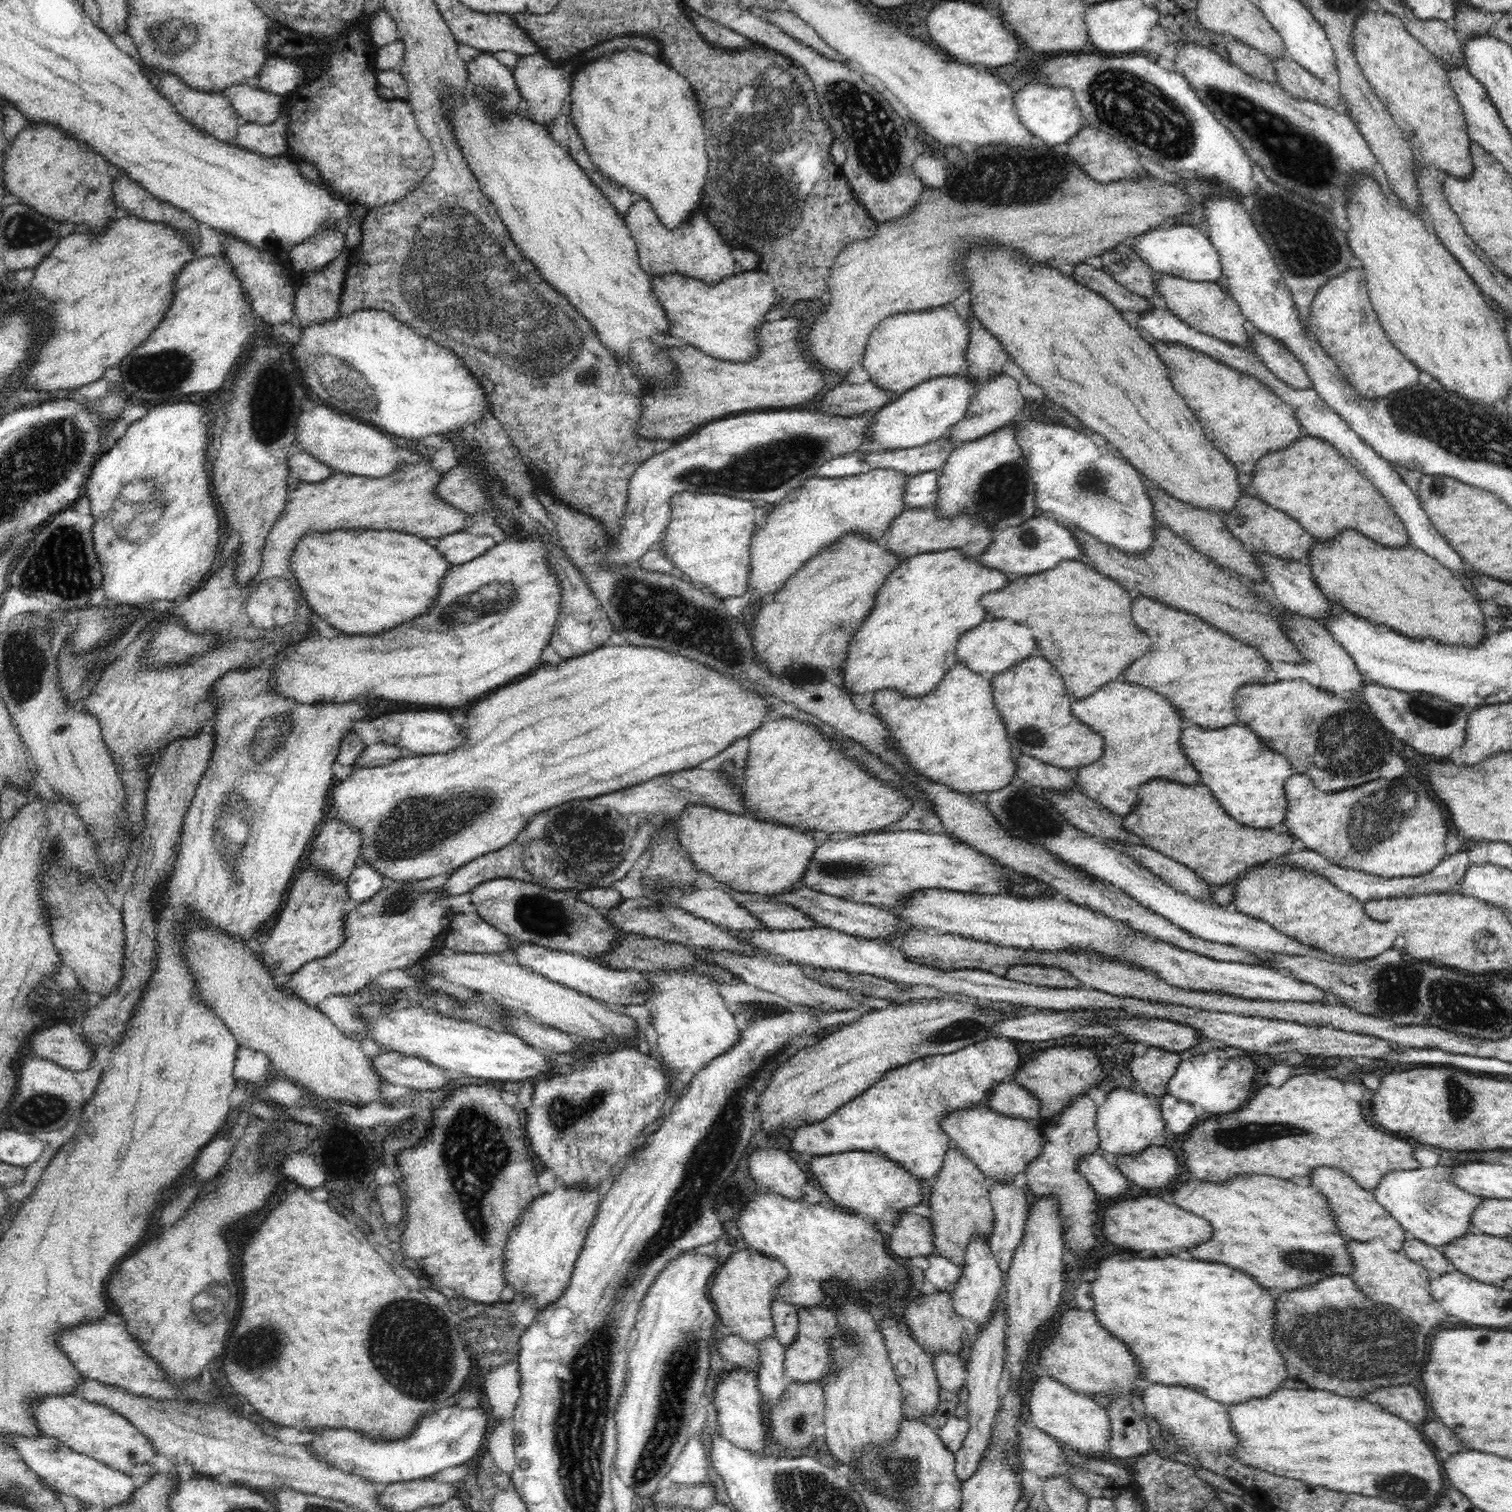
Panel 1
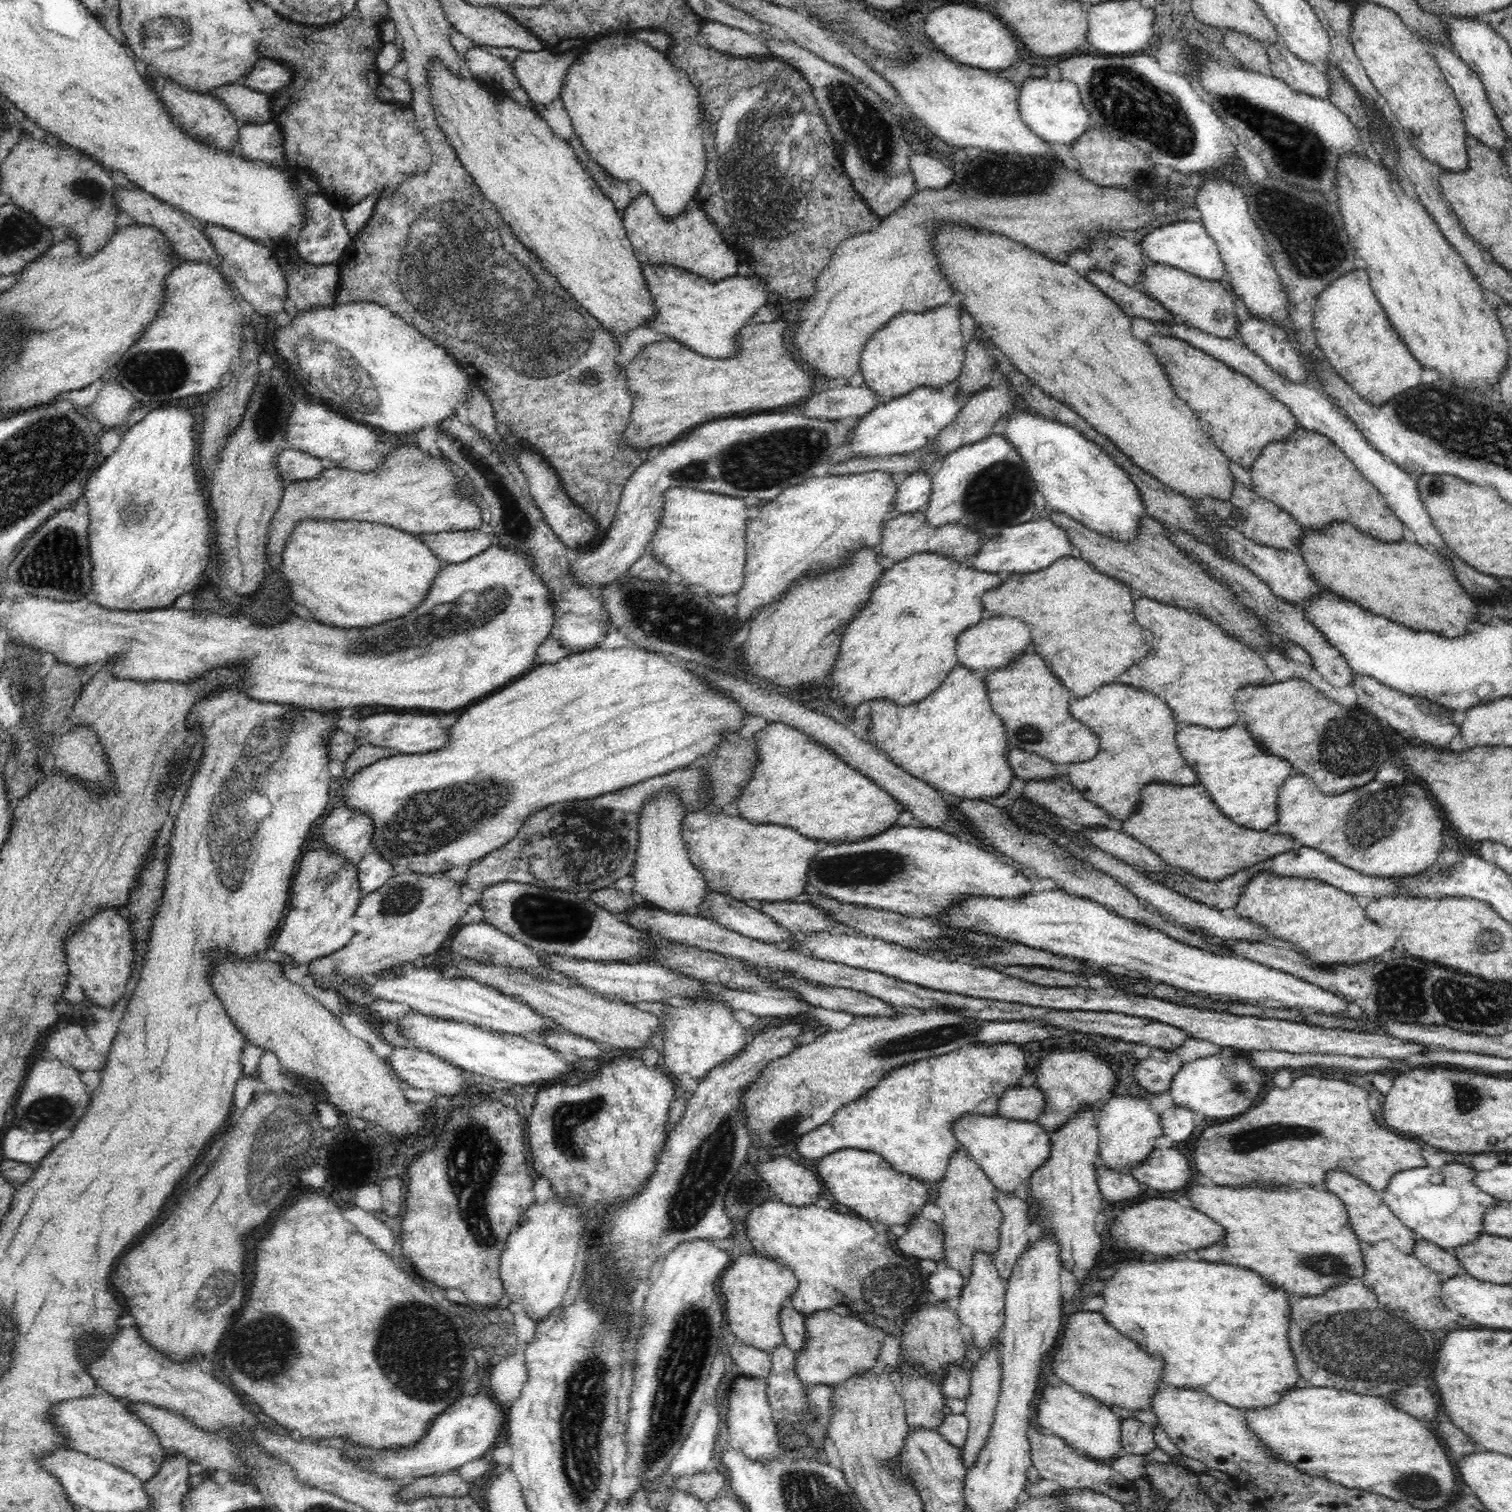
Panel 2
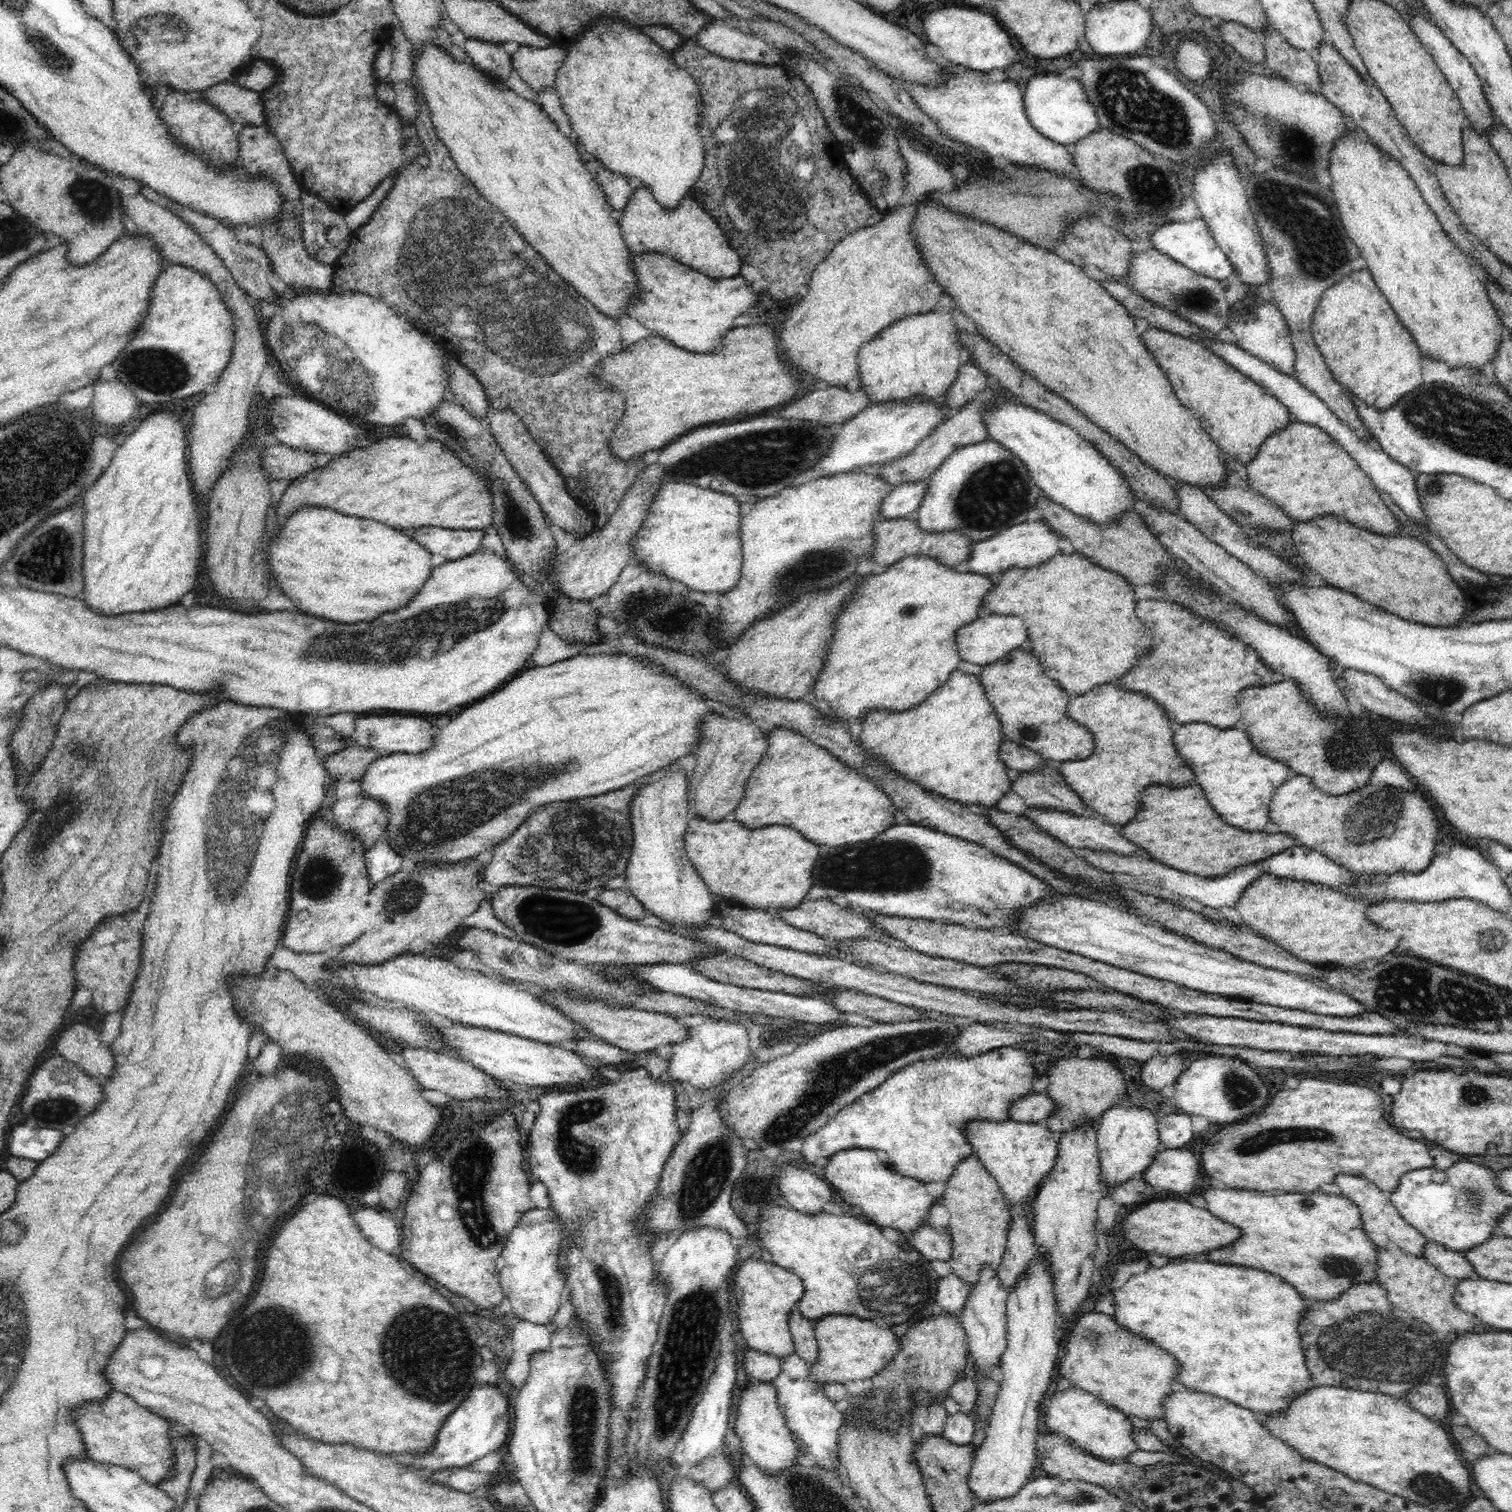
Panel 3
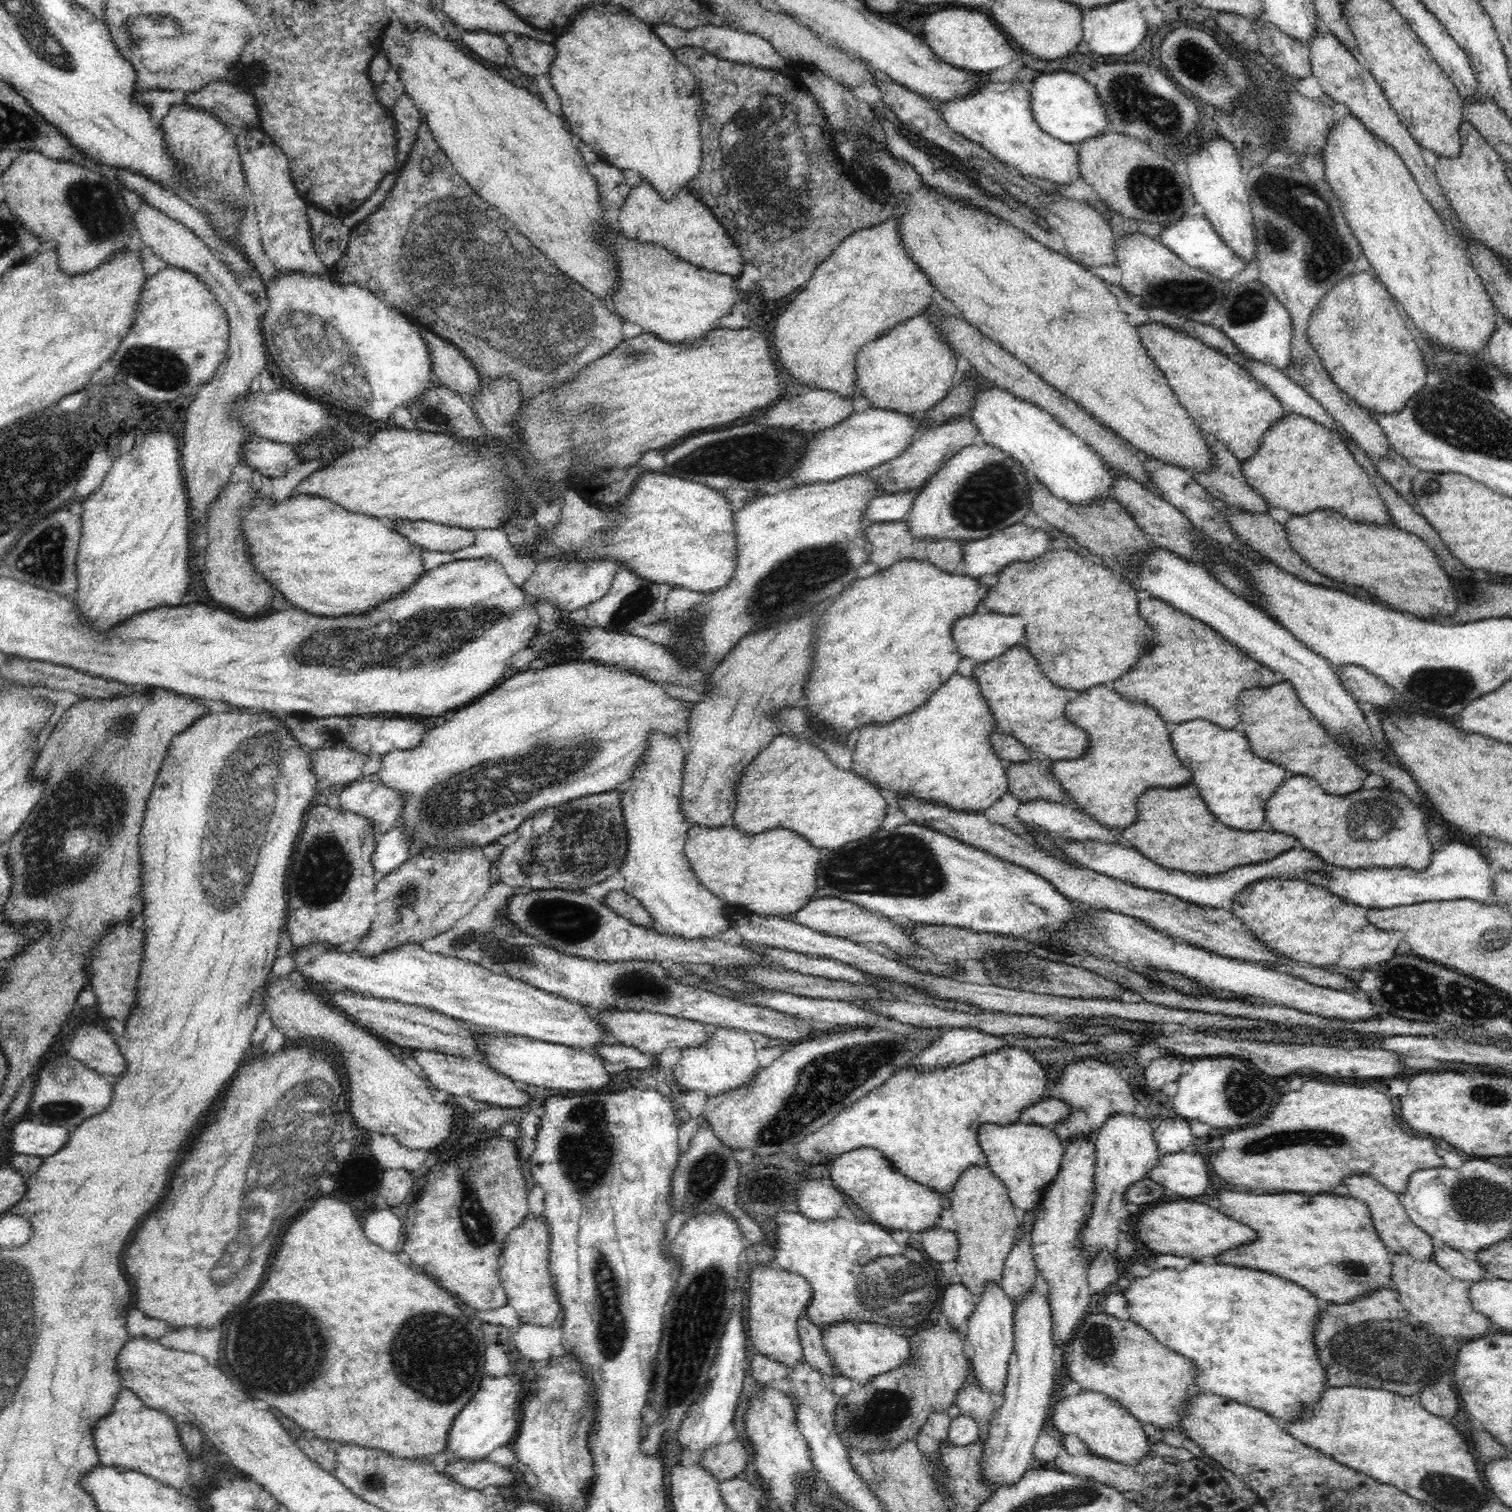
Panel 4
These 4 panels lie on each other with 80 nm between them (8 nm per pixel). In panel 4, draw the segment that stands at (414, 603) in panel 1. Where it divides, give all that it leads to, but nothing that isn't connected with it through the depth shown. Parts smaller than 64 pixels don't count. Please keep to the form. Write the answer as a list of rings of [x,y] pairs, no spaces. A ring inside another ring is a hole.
[[[306,492],[294,493],[294,498],[288,498],[282,504],[272,502],[274,500],[260,500],[255,504],[254,498],[252,508],[242,508],[237,514],[249,562],[255,572],[262,578],[268,578],[274,588],[278,588],[291,607],[320,617],[362,614],[370,610],[369,606],[373,606],[373,603],[378,604],[406,590],[425,573],[420,557],[422,548],[436,552],[456,552],[476,540],[473,530],[444,526],[429,520],[386,522],[382,518],[344,510],[331,499]]]

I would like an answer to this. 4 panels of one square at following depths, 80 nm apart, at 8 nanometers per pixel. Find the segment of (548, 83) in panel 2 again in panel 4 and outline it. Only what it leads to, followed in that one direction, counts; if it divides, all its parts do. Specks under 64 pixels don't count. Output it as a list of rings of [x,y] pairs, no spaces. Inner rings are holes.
[[[516,36],[516,41],[509,47],[509,54],[512,66],[518,68],[522,74],[526,74],[530,78],[534,76],[544,76],[549,74],[550,66],[556,58],[556,47],[549,42],[534,40],[529,36]]]

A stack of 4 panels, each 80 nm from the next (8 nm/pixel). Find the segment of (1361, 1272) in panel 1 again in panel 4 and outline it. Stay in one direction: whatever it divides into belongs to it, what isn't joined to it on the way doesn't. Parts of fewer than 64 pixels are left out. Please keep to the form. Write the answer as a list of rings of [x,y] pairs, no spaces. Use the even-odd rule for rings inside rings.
[[[1391,1251],[1390,1253],[1392,1253],[1394,1261],[1394,1268],[1391,1274],[1391,1278],[1394,1279],[1395,1283],[1393,1288],[1400,1294],[1400,1301],[1402,1301],[1404,1307],[1411,1311],[1412,1316],[1417,1316],[1420,1322],[1426,1322],[1436,1334],[1445,1337],[1454,1337],[1462,1341],[1476,1340],[1478,1337],[1483,1337],[1485,1334],[1490,1333],[1492,1321],[1487,1315],[1478,1312],[1474,1309],[1474,1306],[1471,1306],[1469,1283],[1467,1281],[1454,1278],[1439,1263],[1433,1260],[1418,1261],[1414,1257],[1400,1254],[1396,1251]]]

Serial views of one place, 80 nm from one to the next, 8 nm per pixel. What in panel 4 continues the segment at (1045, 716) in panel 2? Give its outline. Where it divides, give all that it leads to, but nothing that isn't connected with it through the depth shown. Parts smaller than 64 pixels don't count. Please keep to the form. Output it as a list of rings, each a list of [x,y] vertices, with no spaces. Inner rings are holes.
[[[1014,646],[998,658],[978,662],[972,678],[988,705],[995,727],[1027,746],[1034,758],[1074,760],[1088,750],[1088,733],[1072,725],[1064,714],[1064,708],[1070,702],[1066,690],[1054,686],[1046,678],[1026,648]]]

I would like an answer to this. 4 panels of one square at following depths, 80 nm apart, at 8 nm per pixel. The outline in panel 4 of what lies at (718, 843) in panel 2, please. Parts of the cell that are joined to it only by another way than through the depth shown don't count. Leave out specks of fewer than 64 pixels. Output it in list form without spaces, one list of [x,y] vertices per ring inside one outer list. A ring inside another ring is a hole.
[[[724,825],[720,829],[691,826],[687,832],[685,855],[698,880],[710,892],[731,908],[757,916],[785,918],[787,914],[798,913],[814,898],[814,892],[818,888],[816,872],[820,854],[812,844],[804,842],[804,838],[792,834],[792,830],[768,830],[768,834],[760,834],[760,838],[756,838],[747,836],[733,826]]]

